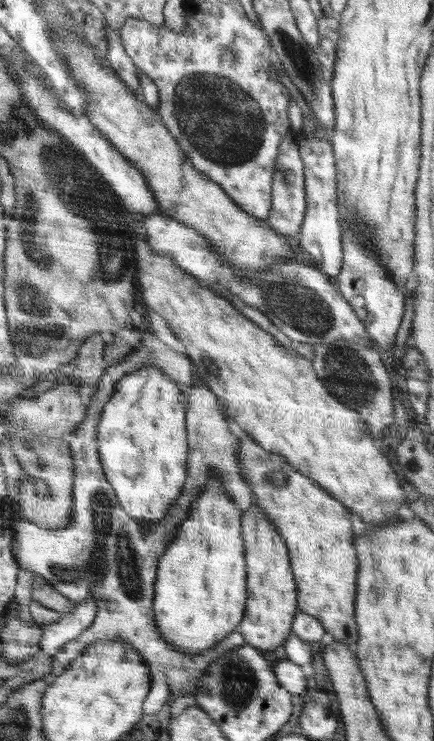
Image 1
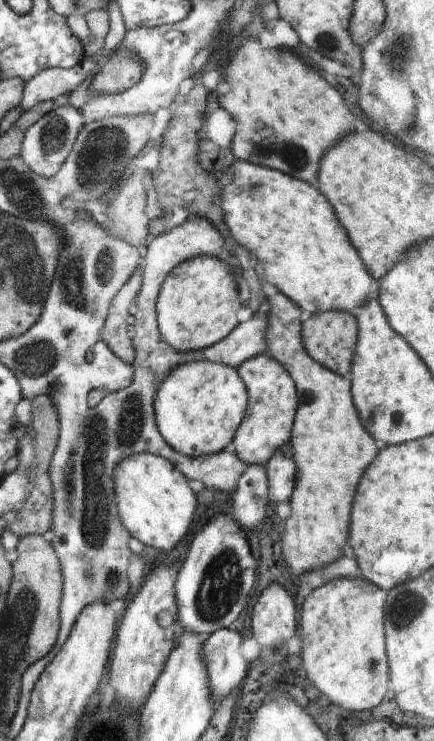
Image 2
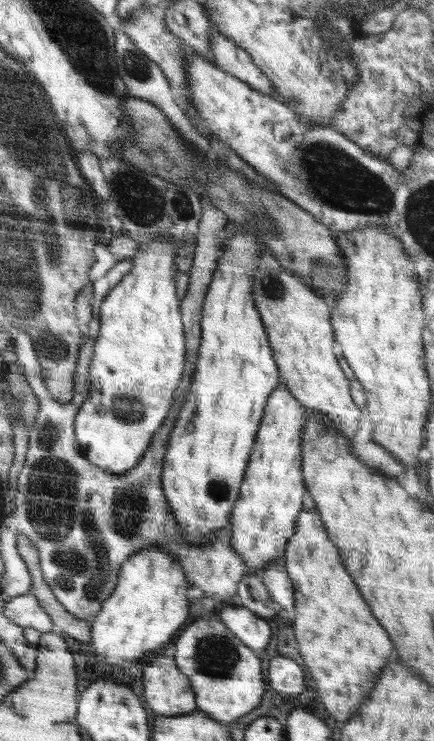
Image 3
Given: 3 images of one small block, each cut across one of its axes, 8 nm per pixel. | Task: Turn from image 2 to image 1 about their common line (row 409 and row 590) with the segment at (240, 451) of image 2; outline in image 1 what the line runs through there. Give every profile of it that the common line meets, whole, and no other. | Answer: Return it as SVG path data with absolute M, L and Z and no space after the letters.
M252 504L241 515L241 528L245 548L246 595L248 595L248 600L246 600L244 618L238 624L237 630L240 630L240 634L244 636L245 644L254 646L268 657L273 658L281 653L284 642L293 634L294 614L299 611L296 598L296 581L294 580L294 574L292 574L290 556L288 556L284 540L278 534L278 528L268 520L268 516L256 504Z

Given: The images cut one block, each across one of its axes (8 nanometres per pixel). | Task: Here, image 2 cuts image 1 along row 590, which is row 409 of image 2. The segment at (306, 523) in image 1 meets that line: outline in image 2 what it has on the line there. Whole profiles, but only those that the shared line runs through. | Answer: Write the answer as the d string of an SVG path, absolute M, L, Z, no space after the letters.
M270 288L268 302L267 354L286 367L297 388L297 409L291 430L295 485L289 498L291 514L282 524L281 538L284 558L296 578L344 556L342 547L349 540L354 492L380 445L361 426L349 378L324 368L304 348L301 308L285 294Z

